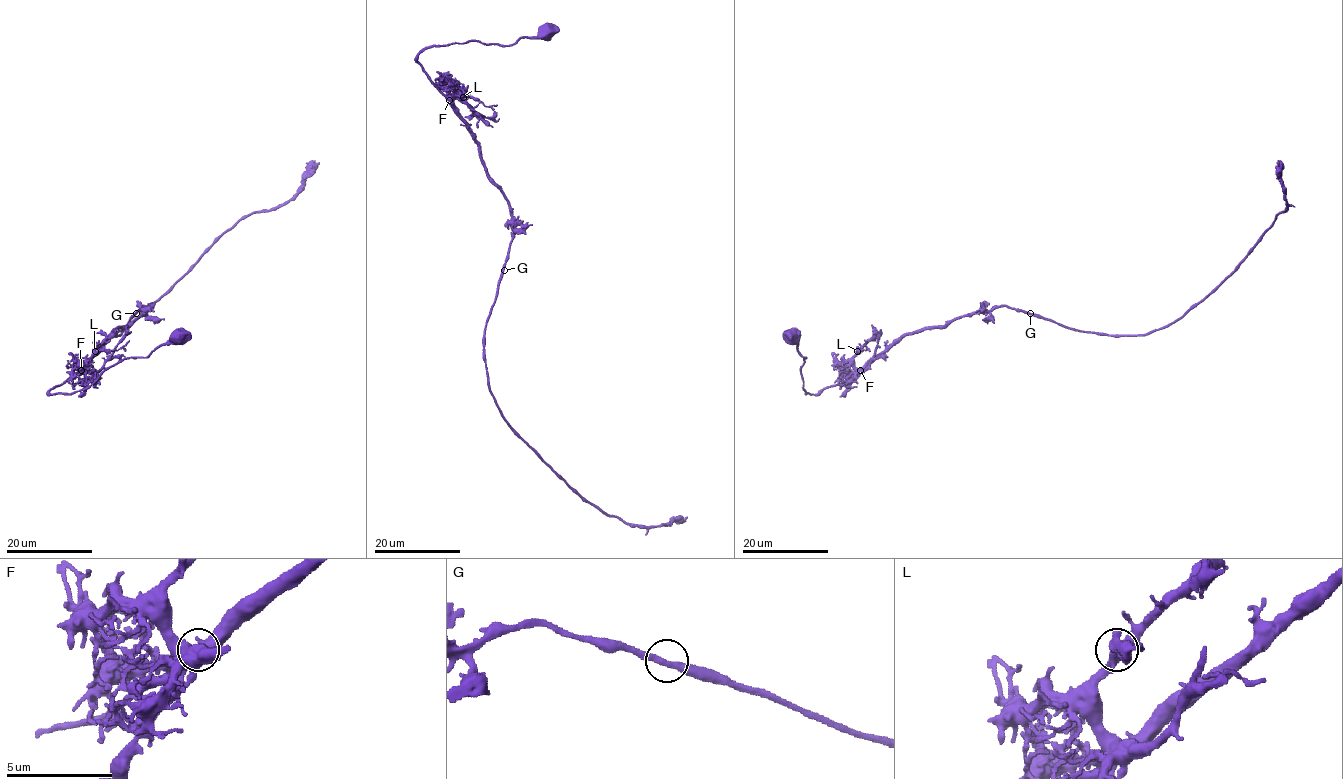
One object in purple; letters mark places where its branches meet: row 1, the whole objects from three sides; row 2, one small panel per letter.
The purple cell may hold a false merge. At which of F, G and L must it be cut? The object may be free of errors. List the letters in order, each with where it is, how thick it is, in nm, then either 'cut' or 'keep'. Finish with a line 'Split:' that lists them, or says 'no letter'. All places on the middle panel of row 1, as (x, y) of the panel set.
F: place (449, 100); calibre 480 nm; keep
G: place (504, 270); calibre 320 nm; keep
L: place (463, 97); calibre 440 nm; keep
Split: no letter

